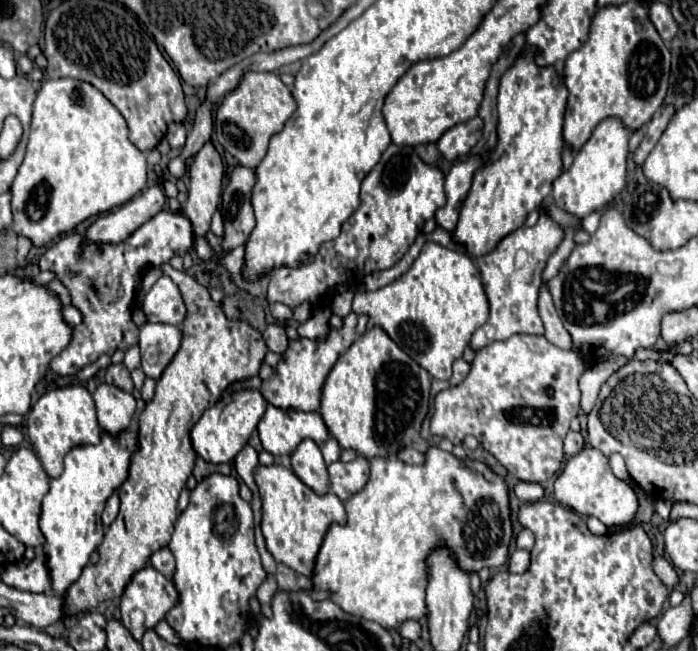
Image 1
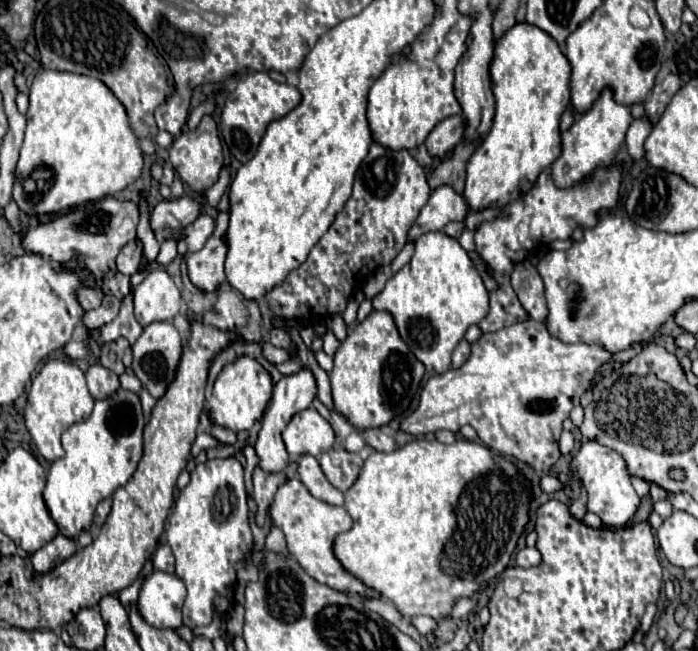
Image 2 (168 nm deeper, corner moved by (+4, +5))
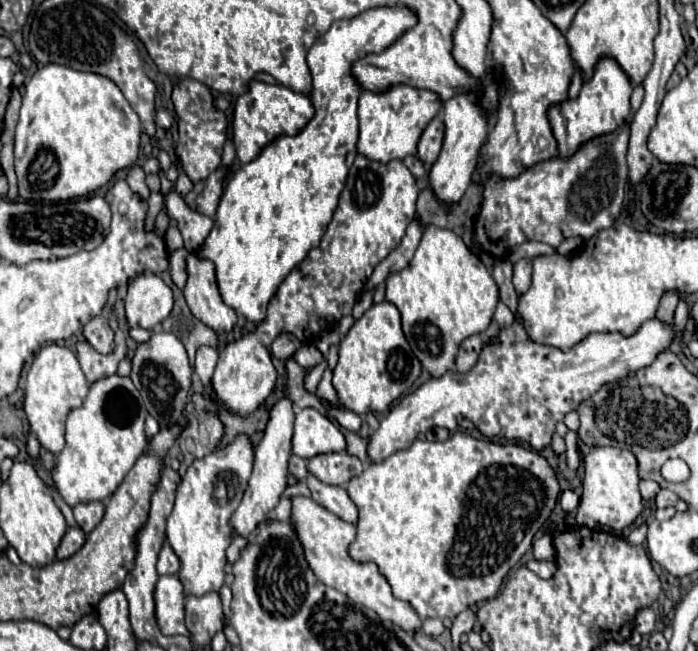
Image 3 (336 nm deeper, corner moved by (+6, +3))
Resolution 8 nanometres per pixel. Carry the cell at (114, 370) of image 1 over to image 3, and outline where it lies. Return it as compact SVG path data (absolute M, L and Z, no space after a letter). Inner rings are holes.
M94 317L84 325L84 337L92 343L92 347L100 353L112 353L114 349L114 331L110 329L104 317Z

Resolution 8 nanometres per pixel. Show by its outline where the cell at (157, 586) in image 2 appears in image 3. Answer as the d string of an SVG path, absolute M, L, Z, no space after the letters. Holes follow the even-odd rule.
M164 575L156 585L156 619L162 635L186 635L190 631L184 625L184 589L176 575Z

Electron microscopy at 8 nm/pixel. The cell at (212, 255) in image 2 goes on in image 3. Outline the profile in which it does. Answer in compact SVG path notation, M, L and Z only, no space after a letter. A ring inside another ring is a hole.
M190 253L186 259L186 269L188 283L184 295L190 313L216 333L230 333L238 325L238 315L226 307L220 297L214 265Z

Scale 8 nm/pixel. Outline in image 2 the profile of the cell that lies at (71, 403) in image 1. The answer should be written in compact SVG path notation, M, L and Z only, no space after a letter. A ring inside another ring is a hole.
M48 361L42 367L42 371L34 377L30 387L28 403L24 409L24 421L38 453L46 461L56 461L64 457L64 449L60 445L62 433L70 425L86 421L92 415L92 405L94 399L88 393L84 373L72 361Z

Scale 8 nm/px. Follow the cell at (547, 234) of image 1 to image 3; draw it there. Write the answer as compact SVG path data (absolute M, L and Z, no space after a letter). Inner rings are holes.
M630 121L612 133L582 143L582 147L570 157L552 157L528 167L516 179L490 175L484 185L482 211L474 223L480 245L492 255L504 257L506 249L527 241L558 247L566 237L578 235L590 239L600 229L610 227L624 207L628 139Z

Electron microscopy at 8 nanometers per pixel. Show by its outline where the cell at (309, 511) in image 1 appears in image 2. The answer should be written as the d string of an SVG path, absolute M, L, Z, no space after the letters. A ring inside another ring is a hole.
M292 477L292 479L286 479L278 487L268 513L272 517L272 527L278 527L286 537L290 557L294 561L298 561L298 565L310 577L314 577L318 583L326 583L328 587L338 589L338 591L350 591L356 595L372 595L370 589L366 589L356 577L352 577L348 571L344 571L344 567L338 563L338 559L332 553L334 537L352 527L352 517L348 515L348 511L344 507L328 505L326 501L312 497L310 491L304 487L304 483L298 477Z

